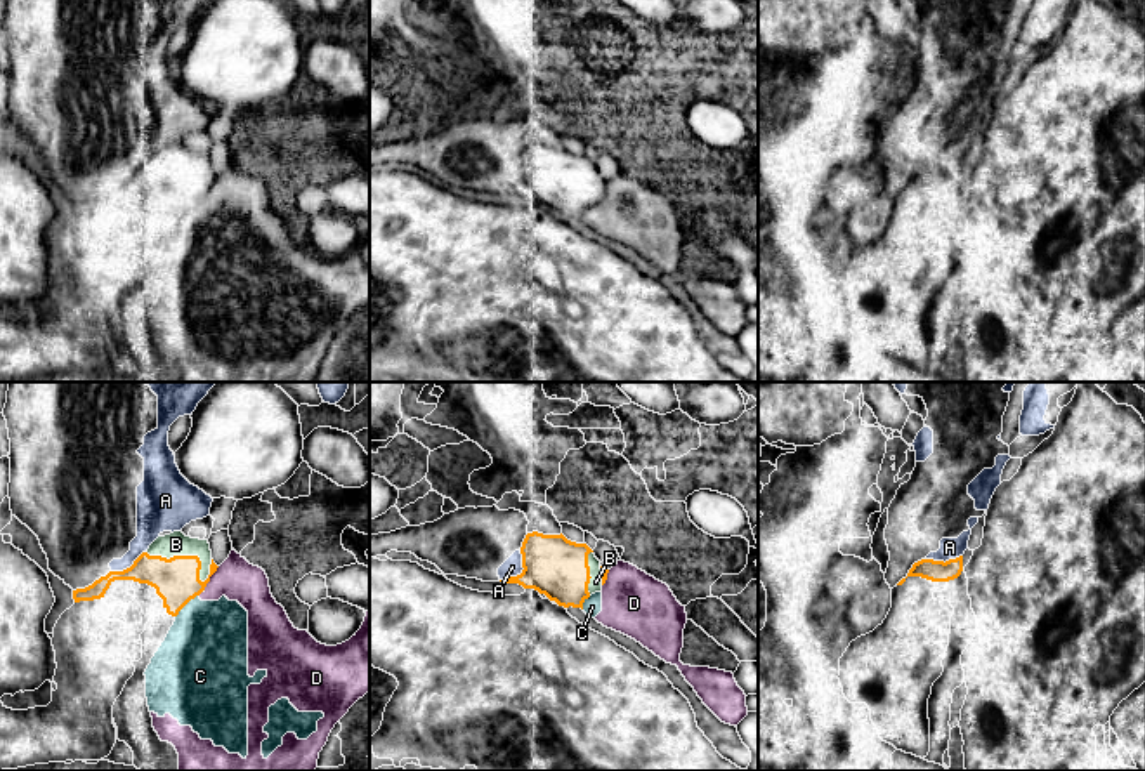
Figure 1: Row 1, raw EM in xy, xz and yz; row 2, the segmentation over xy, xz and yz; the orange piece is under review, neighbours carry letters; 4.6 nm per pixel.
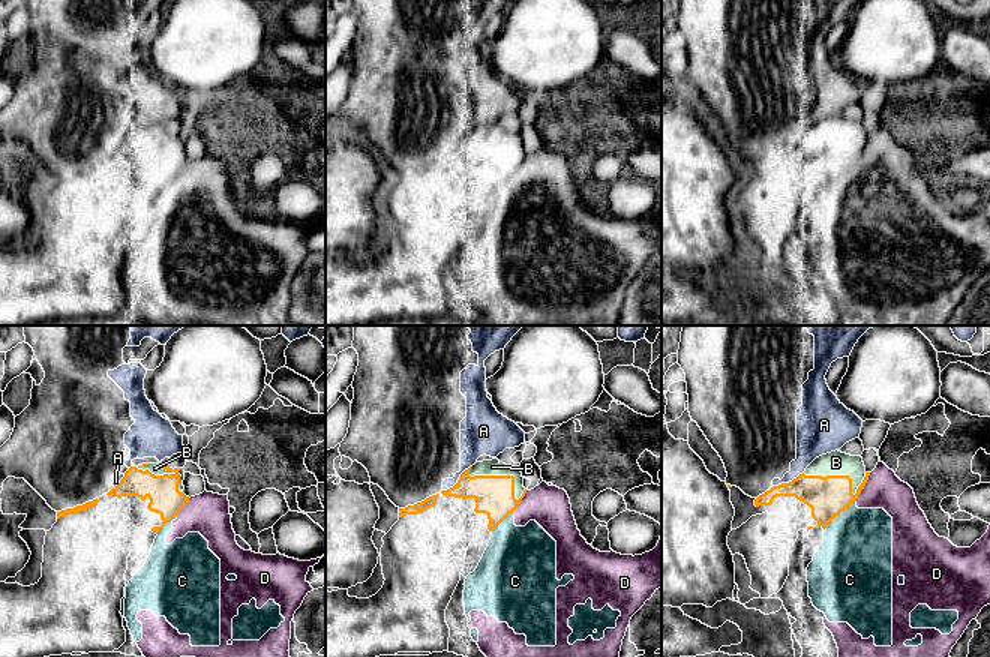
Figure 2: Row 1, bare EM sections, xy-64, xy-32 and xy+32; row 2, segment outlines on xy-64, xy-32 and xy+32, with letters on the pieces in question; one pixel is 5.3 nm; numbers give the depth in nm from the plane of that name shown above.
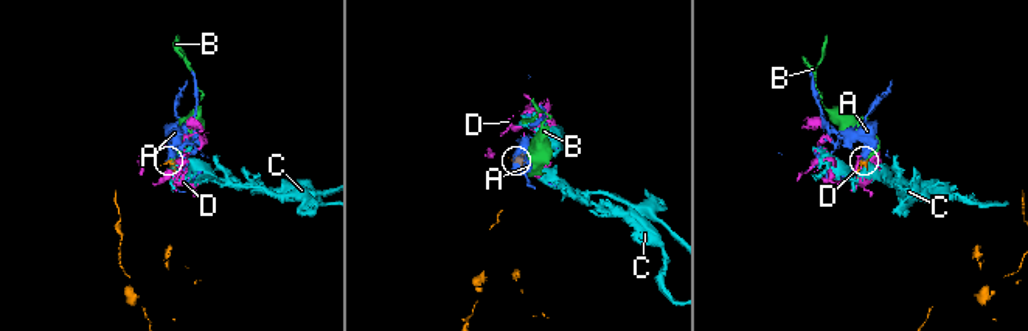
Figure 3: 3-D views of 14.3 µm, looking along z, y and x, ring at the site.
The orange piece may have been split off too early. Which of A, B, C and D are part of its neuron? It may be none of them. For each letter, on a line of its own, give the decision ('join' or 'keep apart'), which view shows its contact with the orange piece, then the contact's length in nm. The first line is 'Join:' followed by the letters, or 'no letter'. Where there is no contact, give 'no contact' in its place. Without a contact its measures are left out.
Join: B
A: keep apart; meets orange in xz; contact 170 nm long
B: join; meets orange in xy; contact 320 nm long
C: keep apart; meets orange in xy; contact 160 nm long
D: keep apart; meets orange in xy; contact 170 nm long

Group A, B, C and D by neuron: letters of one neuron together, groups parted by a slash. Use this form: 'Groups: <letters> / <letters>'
Groups: A C D / B

